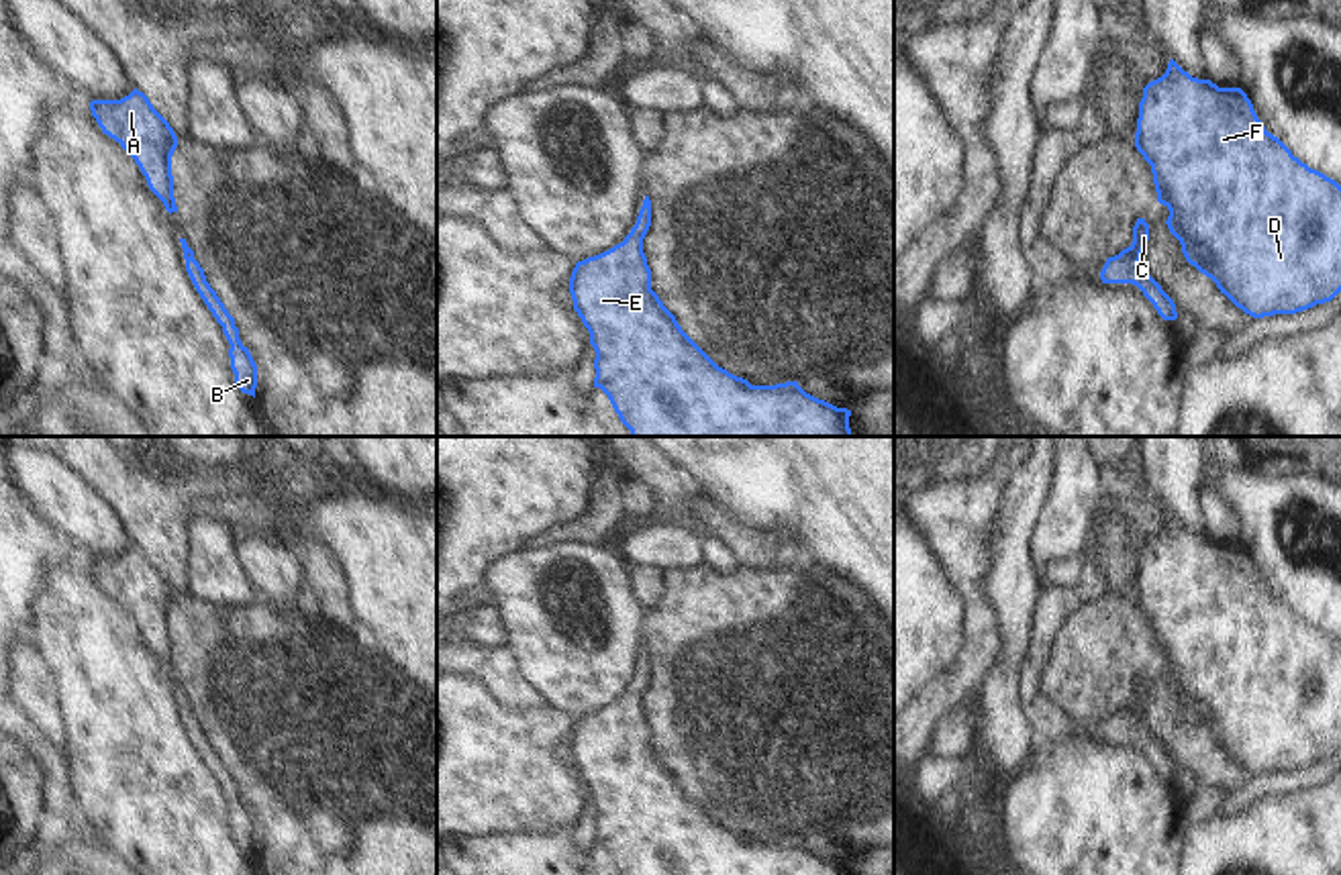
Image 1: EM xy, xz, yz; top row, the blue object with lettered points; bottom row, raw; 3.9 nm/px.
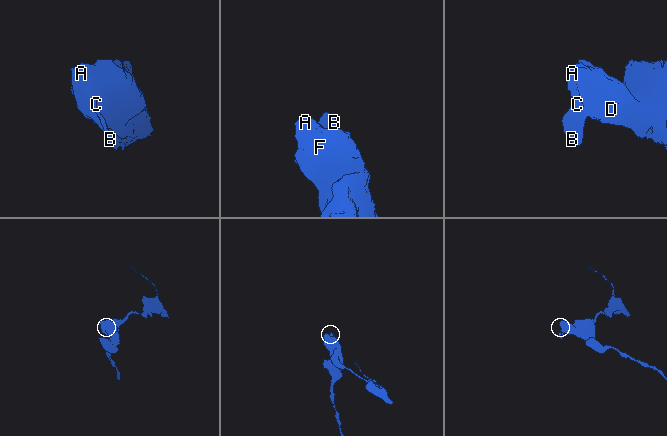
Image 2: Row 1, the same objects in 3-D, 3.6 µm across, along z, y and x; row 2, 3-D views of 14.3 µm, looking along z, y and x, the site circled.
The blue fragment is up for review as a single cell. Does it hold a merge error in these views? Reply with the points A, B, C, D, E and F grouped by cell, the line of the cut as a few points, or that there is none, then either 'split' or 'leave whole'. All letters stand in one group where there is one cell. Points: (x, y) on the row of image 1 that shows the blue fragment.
groups A B C D E F; cut none; leave whole

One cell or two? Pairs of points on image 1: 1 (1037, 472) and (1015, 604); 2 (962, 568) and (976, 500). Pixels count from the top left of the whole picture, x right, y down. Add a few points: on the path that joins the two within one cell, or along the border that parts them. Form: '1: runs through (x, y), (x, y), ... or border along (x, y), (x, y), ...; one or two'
1: runs through (1019, 504), (1015, 515), (1015, 572); one
2: runs through (962, 551), (962, 517); one

